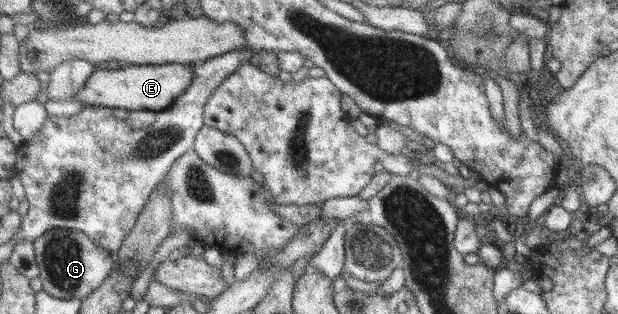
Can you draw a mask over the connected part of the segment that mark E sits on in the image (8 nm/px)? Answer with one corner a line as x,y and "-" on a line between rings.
165,63
159,65
126,64
118,69
96,68
89,74
85,84
75,92
73,100
87,106
101,106
127,111
160,111
169,107
175,98
183,93
192,79
192,67
195,64
179,65
177,63

